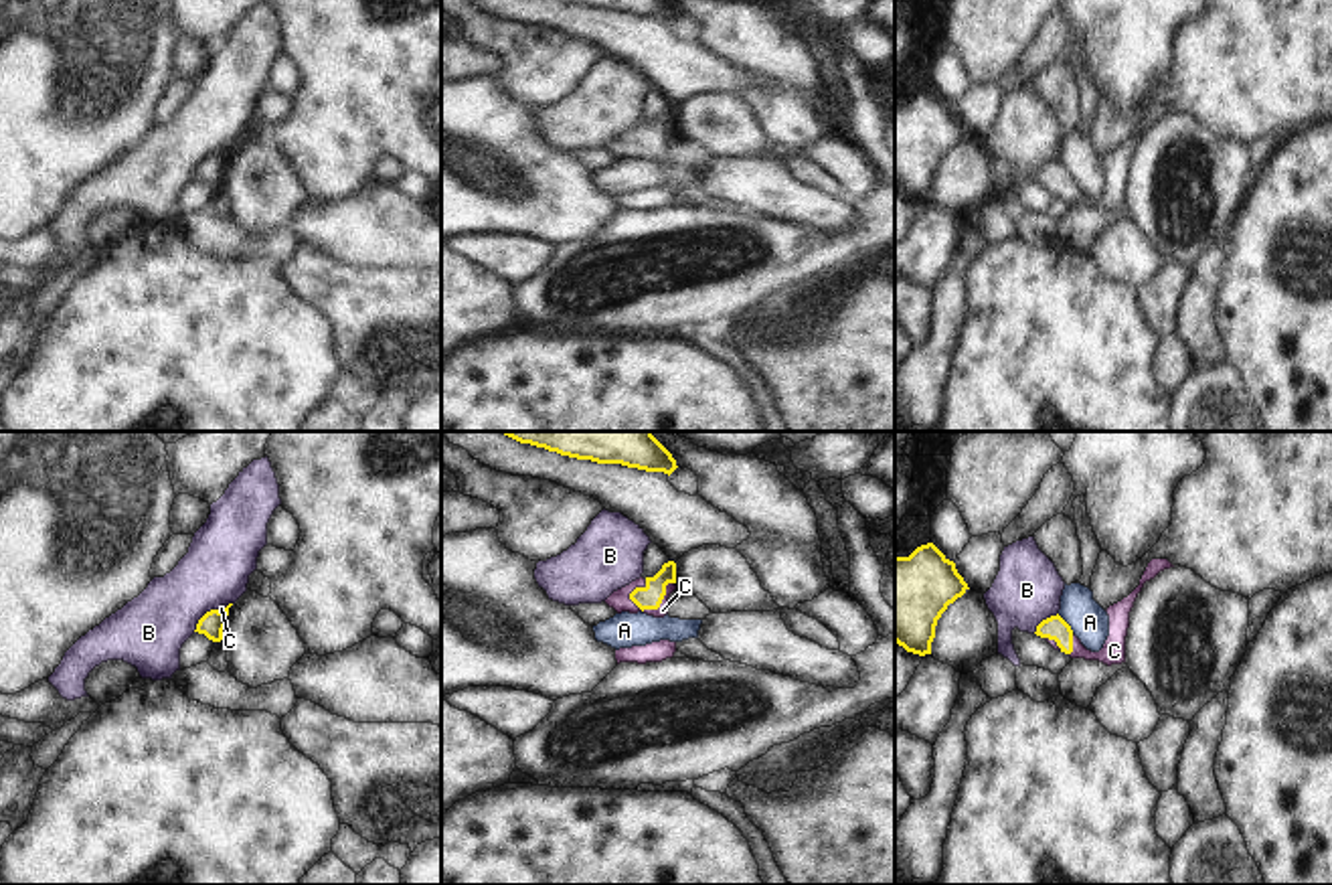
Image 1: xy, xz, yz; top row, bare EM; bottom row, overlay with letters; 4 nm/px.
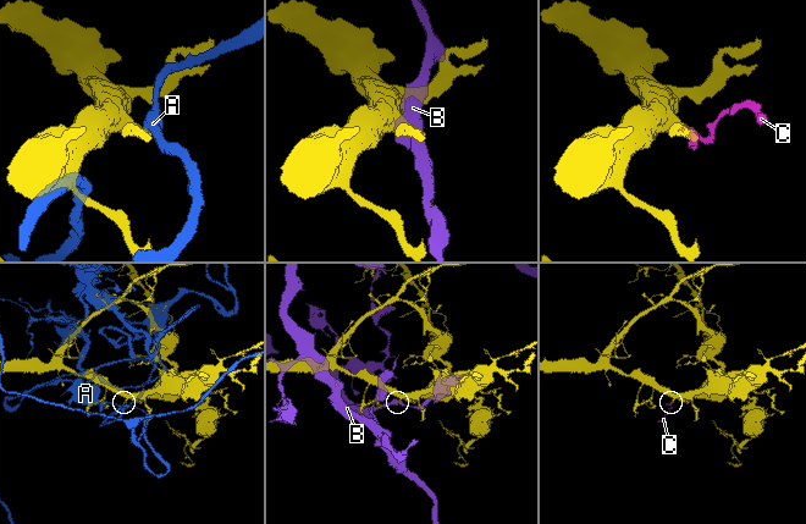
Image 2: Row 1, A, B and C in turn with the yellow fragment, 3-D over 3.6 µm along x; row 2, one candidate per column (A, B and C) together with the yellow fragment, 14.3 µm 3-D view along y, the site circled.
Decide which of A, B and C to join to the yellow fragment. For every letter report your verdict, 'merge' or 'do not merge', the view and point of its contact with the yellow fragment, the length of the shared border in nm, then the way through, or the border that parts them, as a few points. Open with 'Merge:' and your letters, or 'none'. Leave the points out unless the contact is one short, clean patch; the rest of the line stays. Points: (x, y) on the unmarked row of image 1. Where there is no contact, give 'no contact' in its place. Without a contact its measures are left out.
Merge: C
A: do not merge | yz (1067, 171) | 100 nm
B: do not merge | xy (203, 163) | 140 nm
C: merge | xz (656, 154) | 200 nm | across xz (646, 144), (656, 154), (662, 156)

